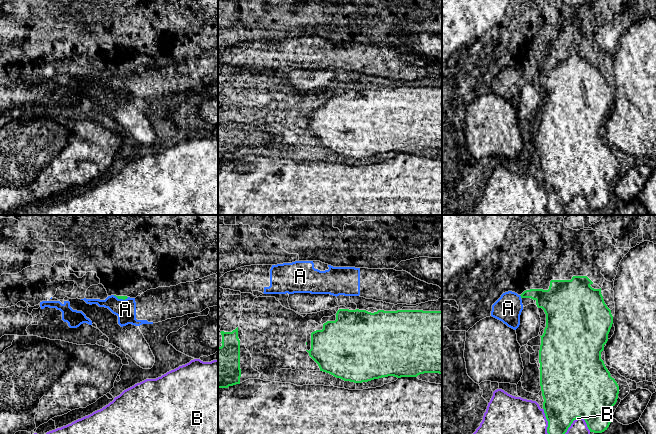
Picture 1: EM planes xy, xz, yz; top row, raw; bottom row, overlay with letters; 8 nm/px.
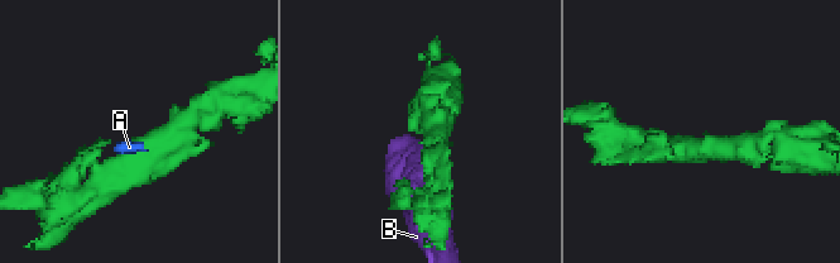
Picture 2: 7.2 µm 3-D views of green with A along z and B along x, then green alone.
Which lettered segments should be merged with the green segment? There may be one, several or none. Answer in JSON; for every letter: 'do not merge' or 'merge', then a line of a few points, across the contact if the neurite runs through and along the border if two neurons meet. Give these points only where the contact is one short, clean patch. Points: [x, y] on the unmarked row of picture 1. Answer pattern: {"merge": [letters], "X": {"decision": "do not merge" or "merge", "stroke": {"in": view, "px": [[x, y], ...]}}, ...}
{"merge": [], "A": {"decision": "do not merge", "stroke": {"in": "xy", "px": [[113, 71], [123, 75], [128, 73]]}}, "B": {"decision": "do not merge"}}

